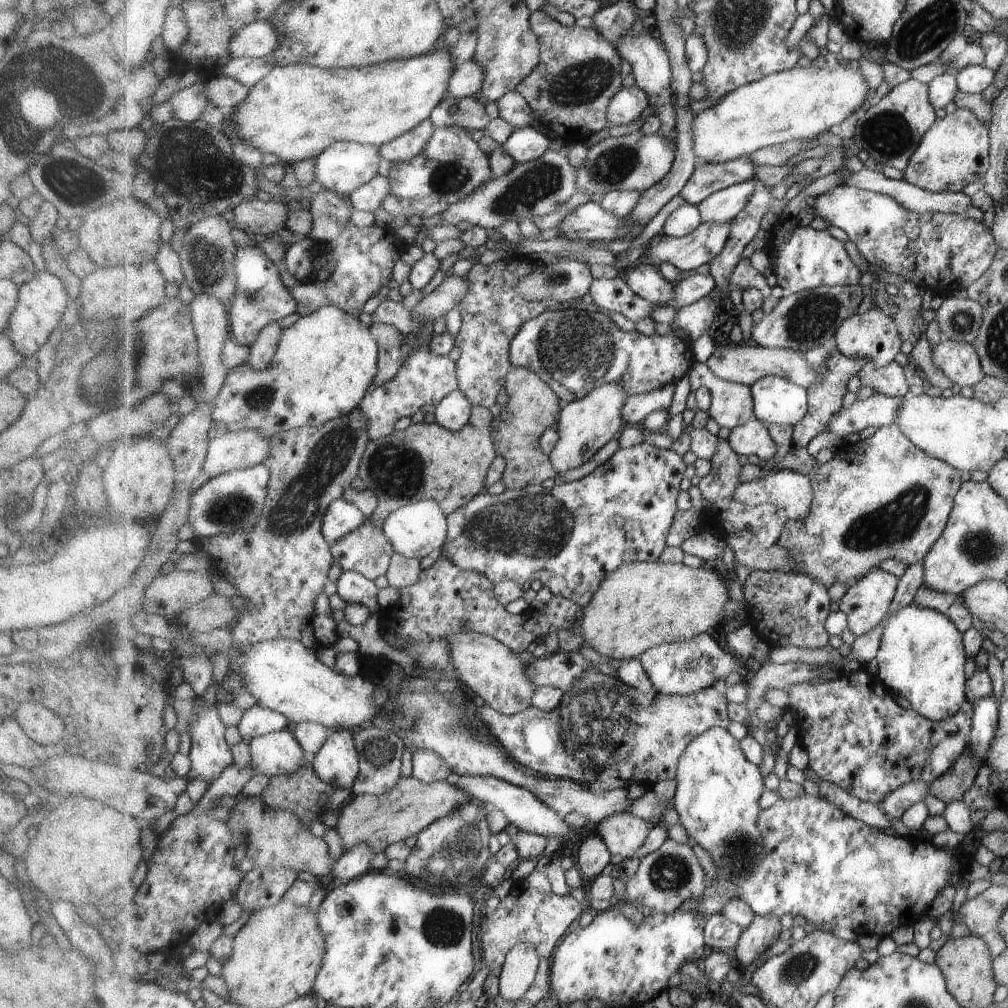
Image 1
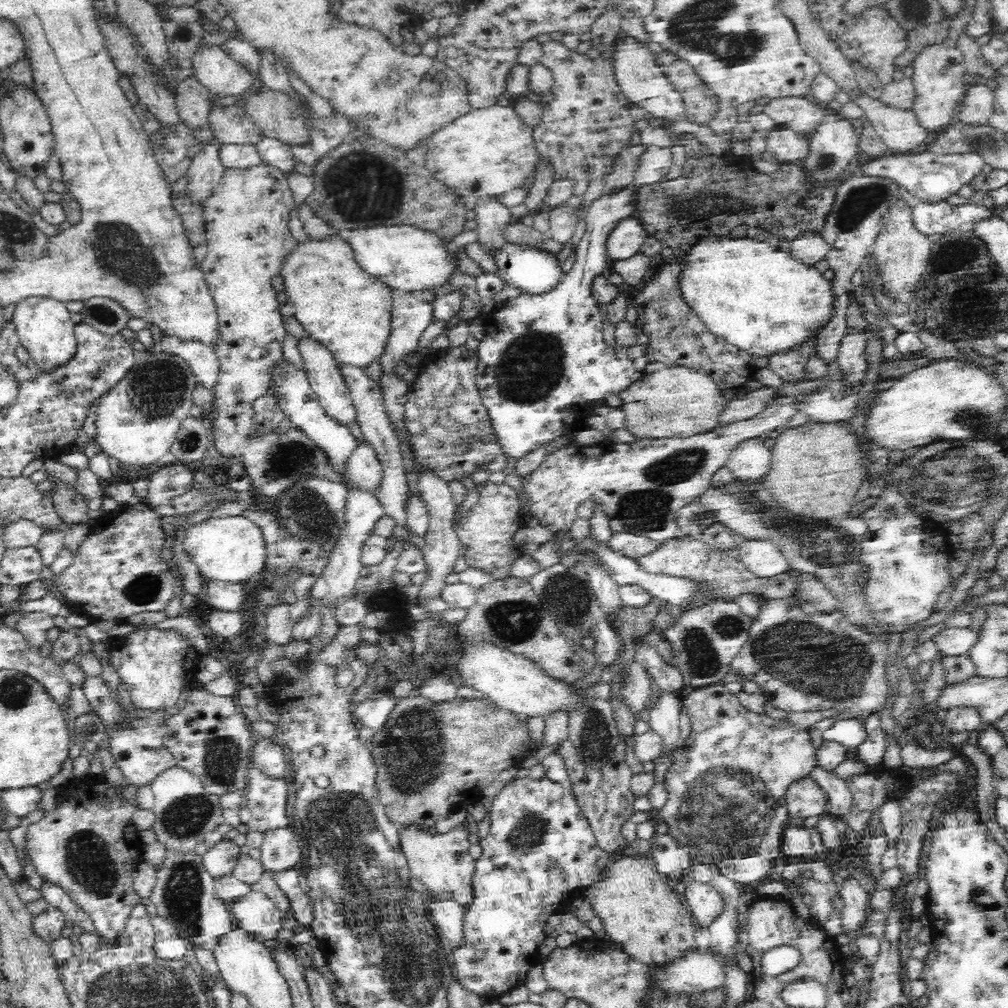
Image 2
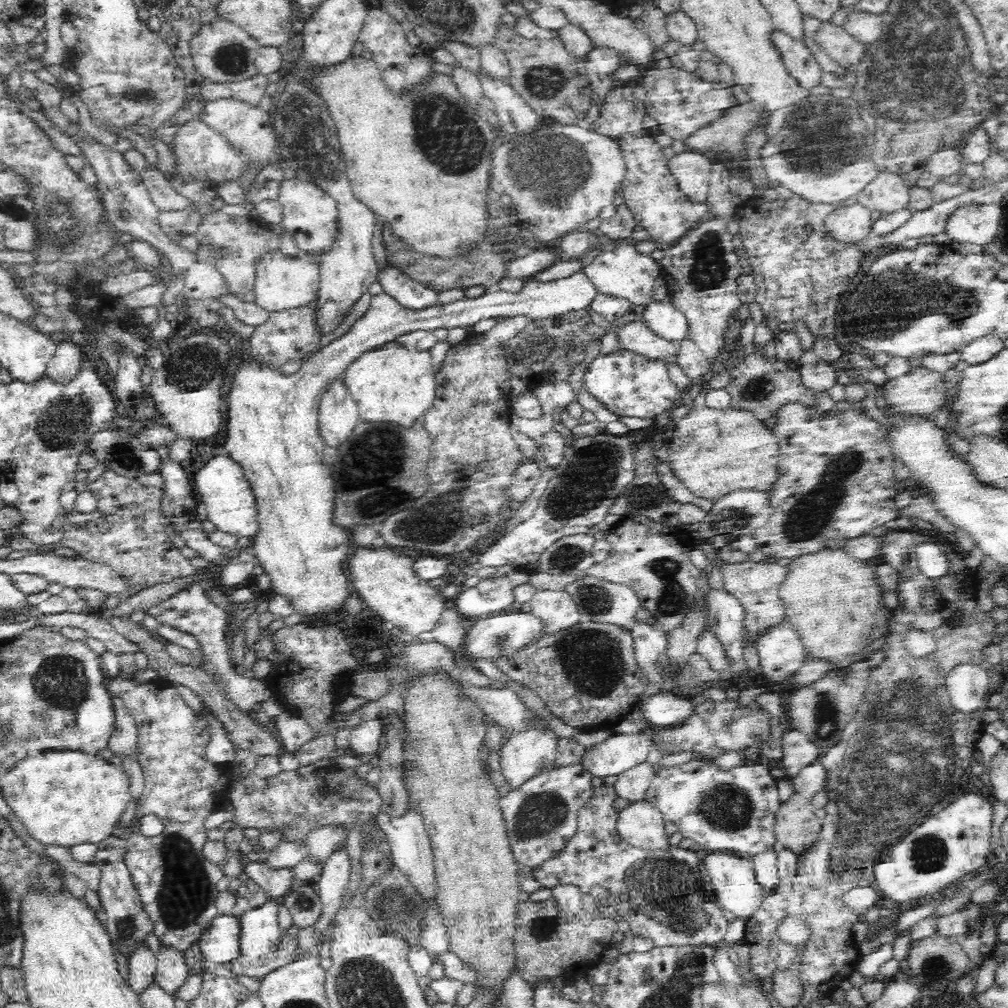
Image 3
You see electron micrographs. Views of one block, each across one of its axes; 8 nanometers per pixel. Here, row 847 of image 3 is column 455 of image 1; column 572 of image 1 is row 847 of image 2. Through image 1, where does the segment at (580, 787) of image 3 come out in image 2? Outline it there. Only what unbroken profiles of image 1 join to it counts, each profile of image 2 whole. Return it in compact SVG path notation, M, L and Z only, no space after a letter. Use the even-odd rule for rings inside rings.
M520 778L514 779L509 784L506 784L502 790L495 796L490 808L490 827L489 833L480 842L482 854L476 860L475 874L473 877L475 898L474 902L468 908L468 912L463 914L463 929L464 929L464 946L458 950L452 950L453 964L452 974L458 978L458 982L468 991L477 994L483 1001L499 998L505 992L512 988L524 985L524 980L530 972L530 968L536 965L538 961L538 946L547 937L544 931L546 920L558 912L563 912L568 909L568 904L574 900L573 894L578 894L578 890L590 888L601 880L603 869L609 864L608 853L604 852L598 845L595 839L595 834L589 826L589 821L584 817L582 810L579 808L578 802L573 794L573 791L564 788L558 782L552 782L548 779L532 779Z

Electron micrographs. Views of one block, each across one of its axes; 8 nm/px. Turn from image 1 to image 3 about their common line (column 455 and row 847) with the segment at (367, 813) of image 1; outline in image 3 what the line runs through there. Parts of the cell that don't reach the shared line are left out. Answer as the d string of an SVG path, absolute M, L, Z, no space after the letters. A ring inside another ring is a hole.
M794 794L788 802L784 802L776 814L775 838L778 845L786 848L797 857L806 852L818 840L822 829L822 820L816 818L817 809L811 804L811 800L804 795Z

